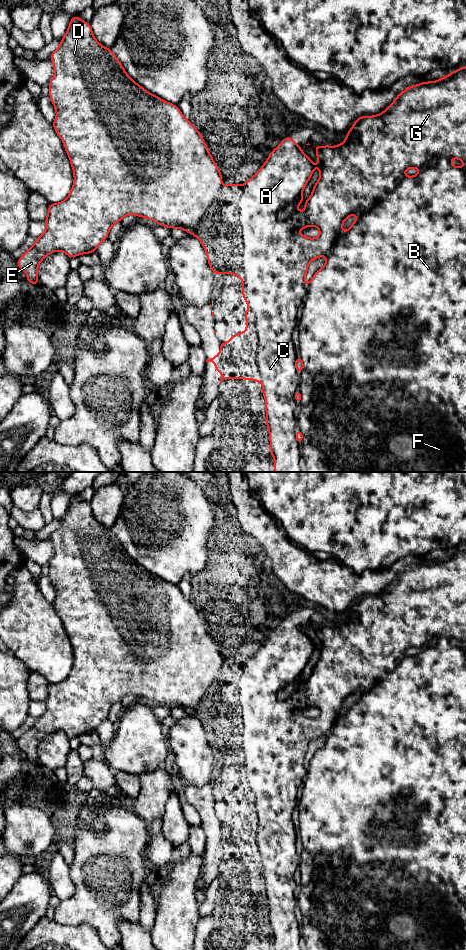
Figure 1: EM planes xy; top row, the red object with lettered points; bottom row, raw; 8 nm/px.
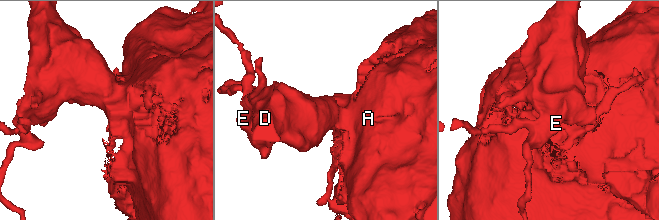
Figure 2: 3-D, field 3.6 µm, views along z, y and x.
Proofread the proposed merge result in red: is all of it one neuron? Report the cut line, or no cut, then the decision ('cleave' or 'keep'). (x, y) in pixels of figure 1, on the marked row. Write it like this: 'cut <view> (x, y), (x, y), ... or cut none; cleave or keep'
cut xy (222, 187), (201, 224), (176, 227); cleave

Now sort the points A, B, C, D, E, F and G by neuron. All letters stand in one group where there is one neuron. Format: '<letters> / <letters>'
A B C F G / D E

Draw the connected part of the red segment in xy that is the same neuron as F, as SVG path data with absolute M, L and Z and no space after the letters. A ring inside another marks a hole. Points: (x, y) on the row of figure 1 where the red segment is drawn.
M464 66L464 67L461 67L461 68L458 68L458 69L457 69L457 70L455 70L455 71L454 71L454 72L451 72L451 73L449 73L449 74L448 74L448 75L447 75L447 76L446 76L446 77L441 77L441 78L440 78L440 79L439 79L439 80L437 80L437 81L428 81L428 82L421 82L421 83L420 83L420 84L417 84L417 85L412 85L412 86L409 86L409 87L407 87L407 88L406 88L406 89L405 89L405 90L404 90L404 91L403 91L403 92L401 92L401 93L399 93L399 94L398 94L398 95L397 95L397 96L396 96L396 98L395 98L395 99L394 99L394 101L393 101L393 102L392 102L392 103L391 103L391 104L390 104L390 105L389 105L389 106L388 106L388 107L387 107L387 108L386 108L386 110L385 110L385 111L383 111L383 112L381 112L381 113L379 113L379 114L378 114L378 115L374 115L374 116L361 116L361 117L358 117L358 118L357 118L357 119L356 119L356 120L355 120L355 122L354 122L354 124L353 124L353 126L352 126L352 127L351 127L351 129L350 129L350 130L349 130L349 131L348 131L348 133L347 133L347 134L346 134L346 138L345 138L345 141L344 141L344 142L343 142L343 143L341 143L341 144L338 144L338 145L337 145L337 146L329 146L329 145L325 145L325 146L319 146L319 145L314 145L314 148L315 148L315 150L316 150L316 155L317 155L317 159L318 159L318 161L319 161L319 164L318 164L318 166L317 166L317 167L318 167L318 168L319 168L319 170L320 170L320 177L319 177L319 179L318 179L318 181L317 181L317 182L316 182L316 184L315 184L315 185L314 185L314 187L313 187L313 190L312 190L312 193L311 193L311 196L310 196L310 197L309 197L309 199L308 199L308 200L307 200L307 201L306 201L306 204L305 204L305 210L304 210L304 211L303 211L303 212L298 212L298 211L297 211L297 206L298 206L298 205L299 205L299 204L300 204L300 203L301 203L301 202L302 202L302 201L303 201L303 199L302 199L302 192L303 192L303 190L304 190L304 188L305 188L305 186L306 186L306 185L307 185L307 183L308 183L308 181L309 181L309 179L310 179L310 177L311 177L311 175L312 175L312 173L313 173L313 171L314 171L314 169L315 169L315 168L316 168L316 166L315 166L315 165L314 165L314 163L313 163L313 162L312 162L312 160L311 160L311 159L310 159L310 157L309 157L309 156L307 156L307 155L306 155L306 154L305 154L305 153L304 153L304 152L303 152L303 151L302 151L302 150L301 150L301 146L300 146L300 145L299 145L299 144L296 144L296 143L295 143L295 142L294 142L294 141L293 141L293 139L292 139L292 137L290 137L290 136L286 136L286 137L285 137L285 138L284 138L284 139L283 139L283 140L282 140L282 142L281 142L281 143L280 143L280 144L279 144L279 145L278 145L278 146L277 146L277 147L276 147L276 148L274 148L274 149L273 149L273 150L272 150L272 152L271 152L271 153L270 153L270 154L269 154L269 156L268 156L268 158L267 158L267 160L266 160L266 161L265 161L265 162L264 162L264 164L263 164L263 165L262 165L262 167L261 167L261 168L260 168L260 169L259 169L259 170L258 170L258 171L257 171L257 173L256 173L256 174L255 174L255 175L254 175L254 176L253 176L253 177L251 177L251 178L250 178L250 179L248 179L248 180L247 180L247 182L246 182L246 183L245 183L245 184L243 184L243 185L238 185L238 184L227 184L227 185L226 185L226 186L225 186L225 187L222 187L222 188L221 188L221 189L220 189L220 190L219 190L219 192L218 192L218 196L217 196L217 198L216 198L216 200L215 200L215 201L214 201L214 203L213 203L213 204L212 204L212 205L211 205L211 206L210 206L210 208L209 208L209 212L208 212L208 215L207 215L207 218L206 218L206 221L205 221L205 222L204 222L204 223L203 223L203 224L202 224L202 225L200 225L200 226L198 226L198 225L196 225L196 224L187 224L187 225L186 225L186 226L185 226L185 227L183 227L183 228L180 228L180 227L177 227L177 228L178 228L178 229L182 229L182 230L184 230L184 231L186 231L186 232L188 232L188 233L189 233L189 234L191 234L191 235L193 235L193 236L195 236L195 237L196 237L196 238L198 238L198 239L199 239L199 240L200 240L200 242L201 242L201 244L202 244L202 246L203 246L203 248L204 248L204 250L205 250L205 252L206 252L206 254L207 254L207 261L208 261L208 264L209 264L209 266L210 266L210 268L211 268L211 270L212 270L212 273L213 273L213 274L234 274L234 275L235 275L235 277L236 277L236 278L241 278L241 279L242 279L242 296L243 296L243 298L244 298L244 300L245 300L245 302L246 302L246 304L247 304L247 305L248 305L248 306L249 306L249 307L250 307L250 309L249 309L249 310L246 310L246 311L243 311L243 314L244 314L244 317L245 317L245 318L246 318L246 332L245 332L245 333L243 333L243 332L242 332L242 331L240 331L240 333L239 333L239 334L233 334L233 335L232 335L232 336L231 336L231 337L230 337L230 341L229 341L229 342L220 342L220 352L219 352L219 354L218 354L218 355L215 355L215 356L214 356L214 357L213 357L213 358L210 358L210 359L208 359L208 360L206 360L206 362L214 362L214 363L215 363L215 365L214 365L214 367L215 367L215 368L216 368L216 369L215 369L215 370L214 370L214 371L216 371L216 372L221 372L221 373L222 373L222 377L221 377L221 379L220 379L220 383L221 383L221 382L222 382L222 381L223 381L223 380L224 380L224 379L245 379L245 380L253 380L253 381L257 381L257 382L261 382L261 383L262 383L262 394L263 394L263 395L264 395L264 396L265 396L265 410L266 410L266 426L267 426L267 428L268 428L268 431L269 431L269 440L270 440L270 455L271 455L271 456L273 456L273 457L274 457L274 472L466 472L466 66ZM452 158L456 158L456 159L459 159L459 160L462 160L462 161L463 161L463 162L464 162L464 166L463 166L463 167L462 167L462 168L459 168L459 167L455 167L455 166L453 166L453 165L452 165L452 164L451 164L451 163L450 163L450 160L451 160L451 159L452 159ZM408 168L419 168L419 169L420 169L420 172L419 172L419 173L418 173L418 174L417 174L417 175L415 175L415 176L408 176L408 177L405 177L405 176L404 176L404 172L405 172L405 171L406 171L406 170L407 170L407 169L408 169ZM353 214L357 214L357 215L358 215L358 218L357 218L357 219L356 219L356 220L355 220L355 221L354 221L354 222L353 222L353 224L352 224L352 226L351 226L351 227L350 227L350 228L348 228L348 230L347 230L347 231L346 231L346 232L345 232L345 233L343 233L343 234L342 234L342 233L341 233L341 231L342 231L342 226L343 226L343 223L344 223L344 221L345 221L345 220L346 220L346 219L347 219L347 218L348 218L348 217L349 217L349 216L351 216L351 215L353 215ZM309 226L315 226L315 227L317 227L317 228L318 228L318 229L319 229L319 231L320 231L320 235L319 235L319 236L318 236L318 237L317 237L317 238L308 238L308 237L306 237L306 236L304 236L304 235L302 235L302 234L298 234L298 235L296 235L296 234L295 234L295 232L296 232L296 231L297 231L297 230L302 230L302 229L304 229L304 228L306 228L306 227L309 227ZM324 255L325 255L325 256L326 256L326 257L327 257L327 258L326 258L326 262L325 262L325 265L324 265L324 266L323 266L323 267L322 267L322 268L321 268L321 269L319 269L319 270L317 270L317 271L316 271L316 273L315 273L315 274L314 274L314 275L313 275L313 277L312 277L312 279L311 279L311 281L310 281L310 283L309 283L309 285L308 285L308 286L306 286L306 285L305 285L305 283L304 283L304 280L305 280L305 275L306 275L306 273L307 273L307 271L308 271L308 265L309 265L309 263L310 263L310 261L311 261L311 260L314 260L314 259L317 259L317 258L319 258L319 257L321 257L321 256L324 256ZM298 354L299 354L299 355L300 355L300 358L301 358L301 361L302 361L302 365L303 365L303 370L302 370L302 372L301 372L301 373L299 373L299 372L298 372L298 370L297 370L297 369L296 369L296 358L297 358L297 355L298 355ZM298 389L299 389L299 390L300 390L300 392L301 392L301 401L300 401L300 405L299 405L299 406L298 406L298 405L297 405L297 403L296 403L296 399L295 399L295 394L296 394L296 391L297 391L297 390L298 390ZM297 429L299 429L299 430L300 430L300 431L301 431L301 433L302 433L302 444L301 444L301 445L299 445L299 444L298 444L298 442L297 442L297 439L296 439L296 430L297 430Z

